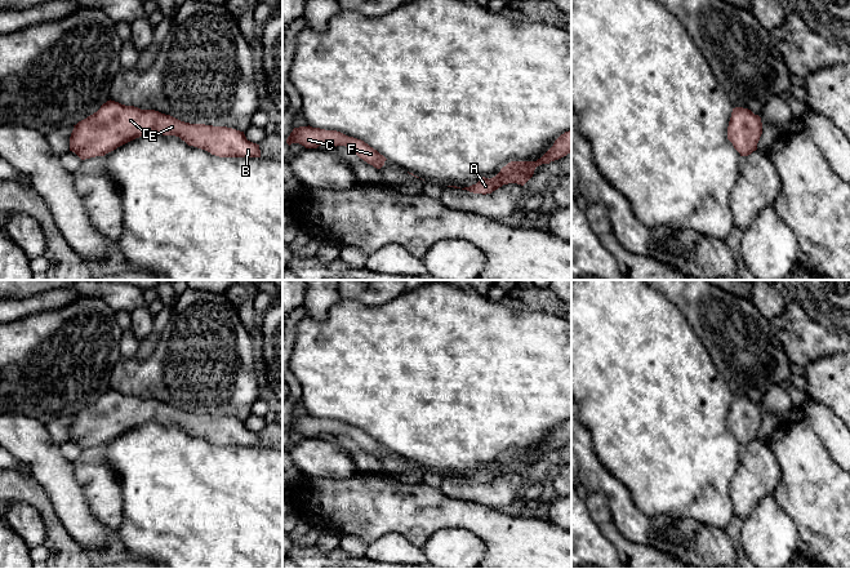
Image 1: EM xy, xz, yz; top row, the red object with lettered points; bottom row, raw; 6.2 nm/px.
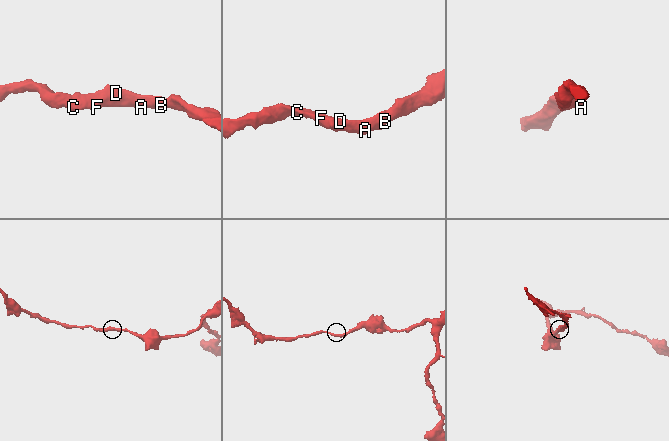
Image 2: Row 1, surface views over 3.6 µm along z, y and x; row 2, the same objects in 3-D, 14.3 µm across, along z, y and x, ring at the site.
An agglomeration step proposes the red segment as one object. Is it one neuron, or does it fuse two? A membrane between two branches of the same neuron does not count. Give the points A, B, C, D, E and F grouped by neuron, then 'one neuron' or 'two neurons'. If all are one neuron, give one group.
A B C D E F; one neuron

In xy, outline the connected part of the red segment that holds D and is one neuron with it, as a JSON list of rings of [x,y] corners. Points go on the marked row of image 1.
[[[115,101],[74,125],[70,151],[81,160],[104,156],[117,147],[156,132],[175,135],[219,157],[261,157],[259,145],[246,139],[244,132],[205,124],[190,124],[155,110],[141,110]]]

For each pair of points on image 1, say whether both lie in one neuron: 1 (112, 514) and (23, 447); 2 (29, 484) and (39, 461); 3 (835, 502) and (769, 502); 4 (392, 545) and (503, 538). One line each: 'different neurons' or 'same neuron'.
1: different neurons
2: different neurons
3: different neurons
4: different neurons

